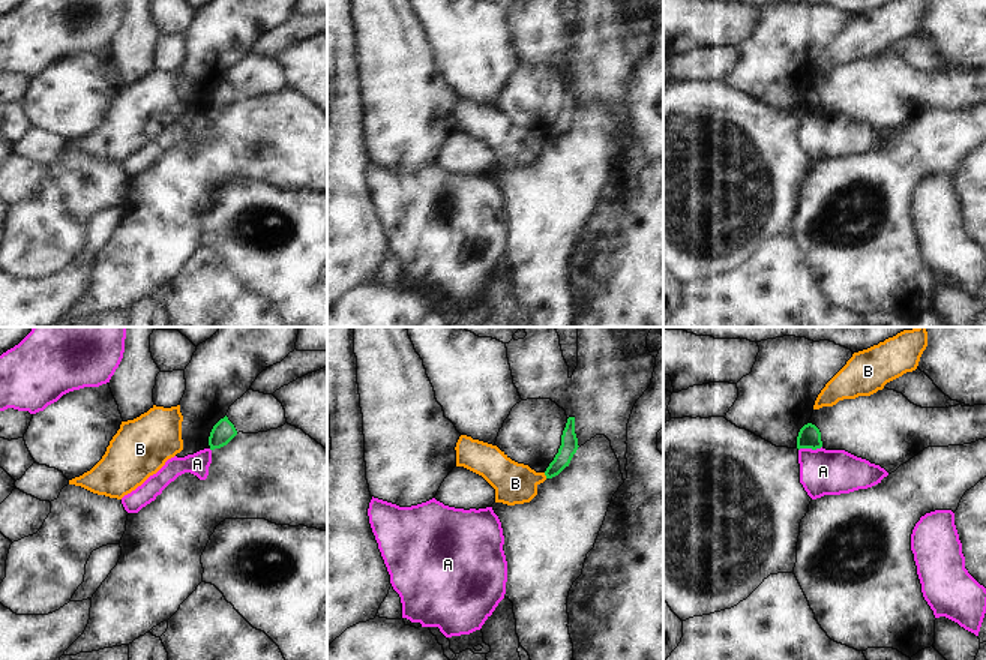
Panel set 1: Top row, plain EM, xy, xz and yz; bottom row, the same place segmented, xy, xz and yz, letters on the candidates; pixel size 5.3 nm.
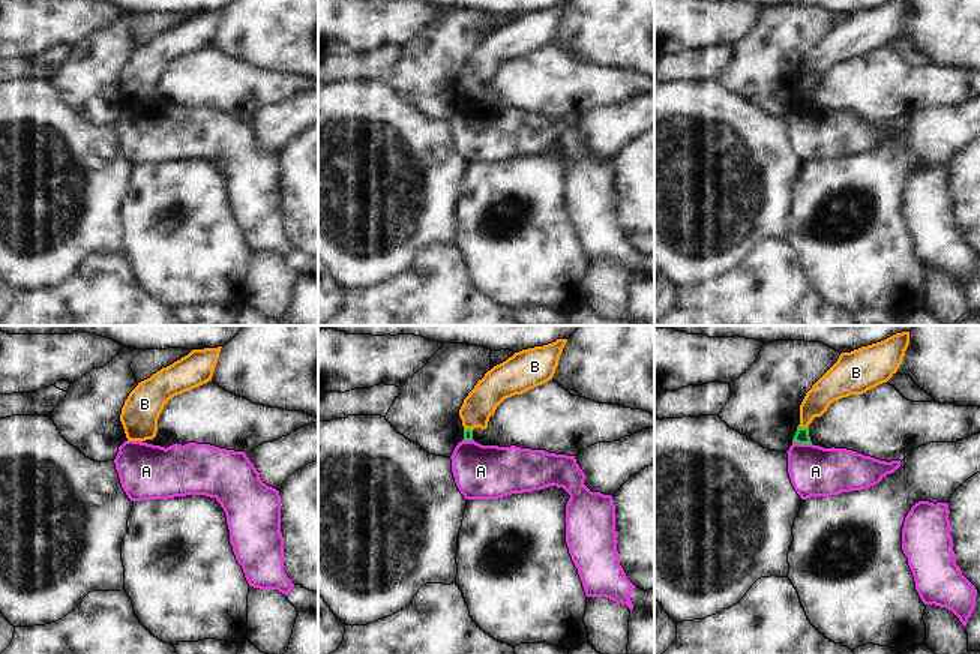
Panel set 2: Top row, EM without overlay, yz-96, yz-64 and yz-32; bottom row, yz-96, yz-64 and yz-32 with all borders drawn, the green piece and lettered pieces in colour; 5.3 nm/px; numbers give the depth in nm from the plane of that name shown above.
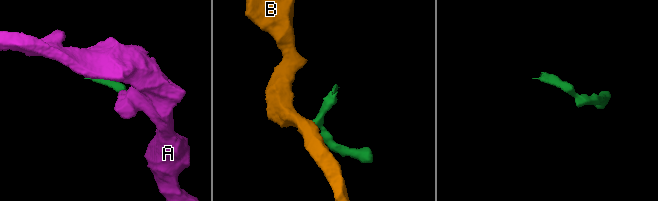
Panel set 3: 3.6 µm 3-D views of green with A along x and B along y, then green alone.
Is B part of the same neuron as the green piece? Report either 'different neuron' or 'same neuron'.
different neuron

